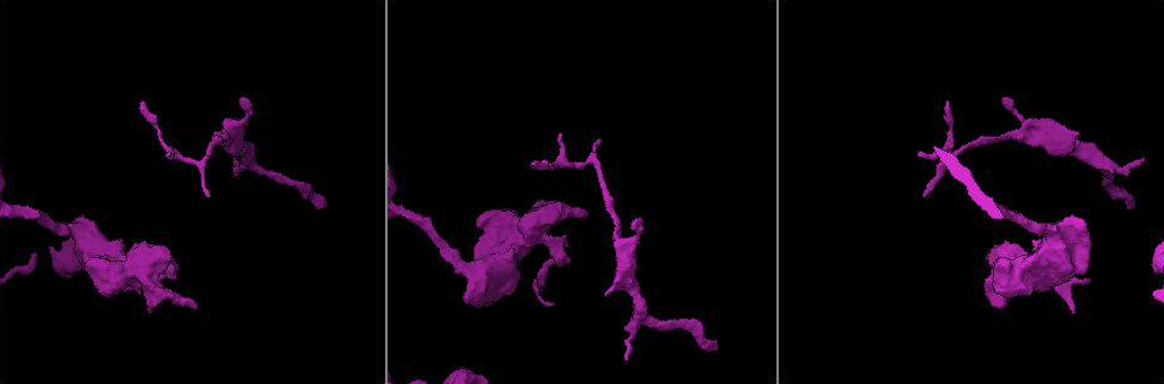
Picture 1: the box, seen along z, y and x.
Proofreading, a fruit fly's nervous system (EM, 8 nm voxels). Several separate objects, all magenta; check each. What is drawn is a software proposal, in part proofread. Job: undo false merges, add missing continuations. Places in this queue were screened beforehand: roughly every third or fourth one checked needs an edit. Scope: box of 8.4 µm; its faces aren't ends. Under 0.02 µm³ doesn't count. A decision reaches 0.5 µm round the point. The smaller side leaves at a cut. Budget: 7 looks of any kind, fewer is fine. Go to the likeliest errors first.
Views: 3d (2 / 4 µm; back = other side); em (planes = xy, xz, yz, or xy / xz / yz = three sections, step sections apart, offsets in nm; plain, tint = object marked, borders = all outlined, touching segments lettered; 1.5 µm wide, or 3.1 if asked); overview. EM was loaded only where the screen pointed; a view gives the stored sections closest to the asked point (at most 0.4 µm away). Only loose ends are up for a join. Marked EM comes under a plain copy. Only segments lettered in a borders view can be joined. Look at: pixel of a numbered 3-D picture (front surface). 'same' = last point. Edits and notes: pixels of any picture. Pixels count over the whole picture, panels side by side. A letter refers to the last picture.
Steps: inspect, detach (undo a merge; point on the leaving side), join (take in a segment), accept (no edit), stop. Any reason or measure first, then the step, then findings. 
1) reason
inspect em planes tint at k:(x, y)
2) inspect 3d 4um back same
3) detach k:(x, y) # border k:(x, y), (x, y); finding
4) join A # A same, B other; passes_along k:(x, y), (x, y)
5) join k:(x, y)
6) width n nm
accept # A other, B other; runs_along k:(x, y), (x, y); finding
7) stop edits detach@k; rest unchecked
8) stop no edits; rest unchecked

thin end
inspect em planes borders at 1:(325, 205)

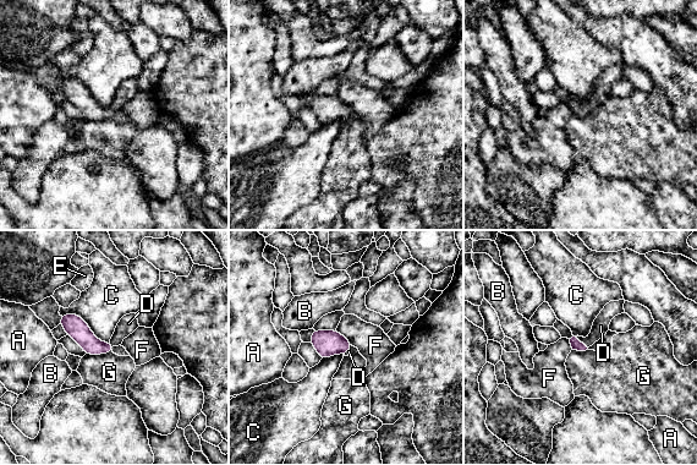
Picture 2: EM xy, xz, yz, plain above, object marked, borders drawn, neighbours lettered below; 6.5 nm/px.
join D # A other, B other, C other, D same, E other, F other, G other; the neuron continues

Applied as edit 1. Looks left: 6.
an open end
inspect 3d 4um at 1:(949, 103)

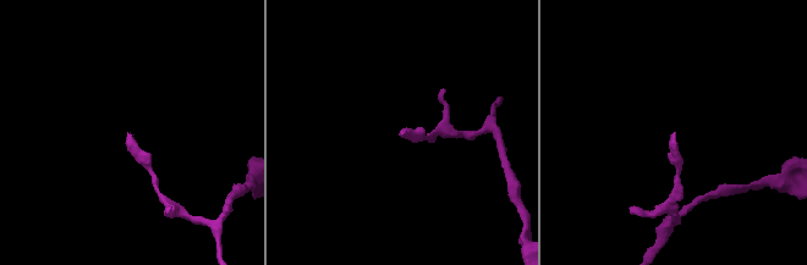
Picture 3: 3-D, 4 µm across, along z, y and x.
shape alone is not enough
inspect em planes borders at 3:(403, 132)

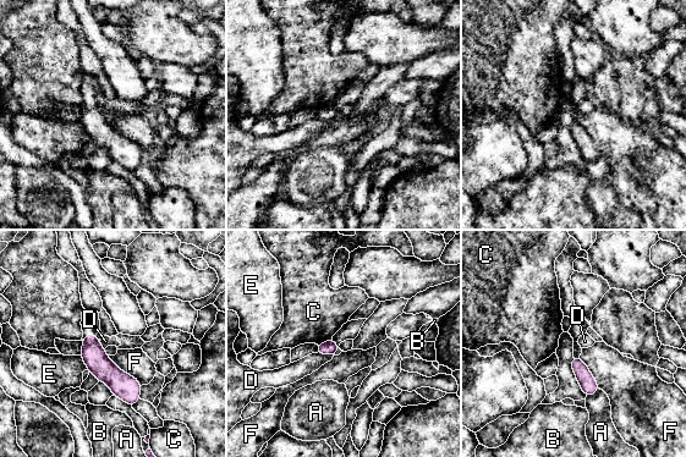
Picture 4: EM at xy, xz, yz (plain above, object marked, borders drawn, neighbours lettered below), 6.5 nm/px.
accept # A other, B other, C other, D other, E other, F other; border 4:(331, 337), (317, 345); no lettered segment goes on from it

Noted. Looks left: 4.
sudden change in width
inspect em yz step 8 tint at 1:(1040, 225)

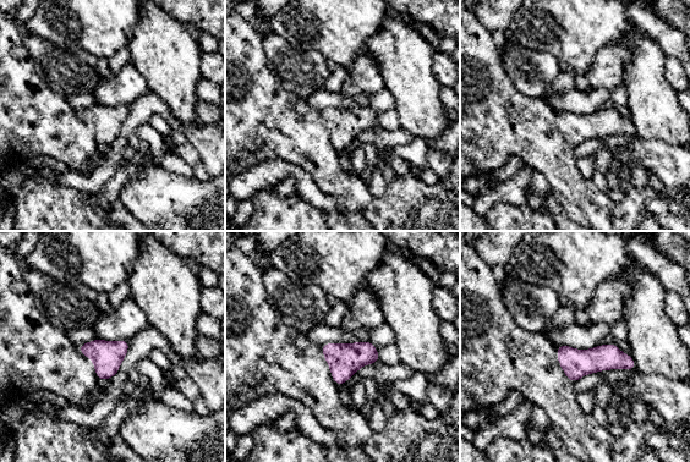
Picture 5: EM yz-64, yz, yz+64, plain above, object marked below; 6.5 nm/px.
inspect em xz step 4 borders same

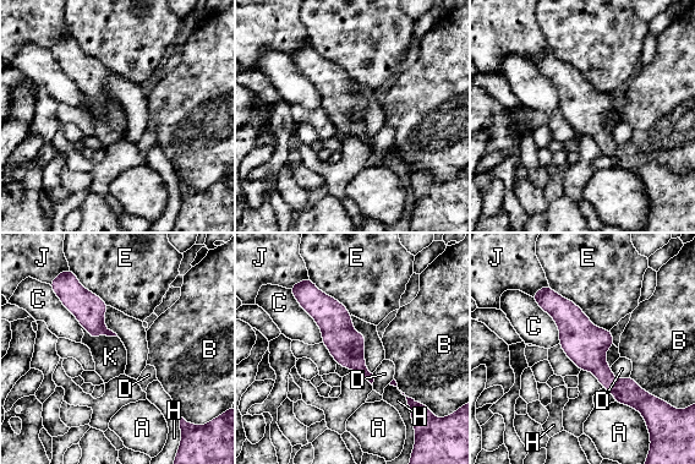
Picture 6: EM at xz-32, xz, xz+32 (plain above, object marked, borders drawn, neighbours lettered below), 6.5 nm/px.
width 50 nm
accept # A other, B other, C other, D other, E other, H other, J other, K other; all the same neuron

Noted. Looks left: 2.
stop edits join@2; rest unchecked

